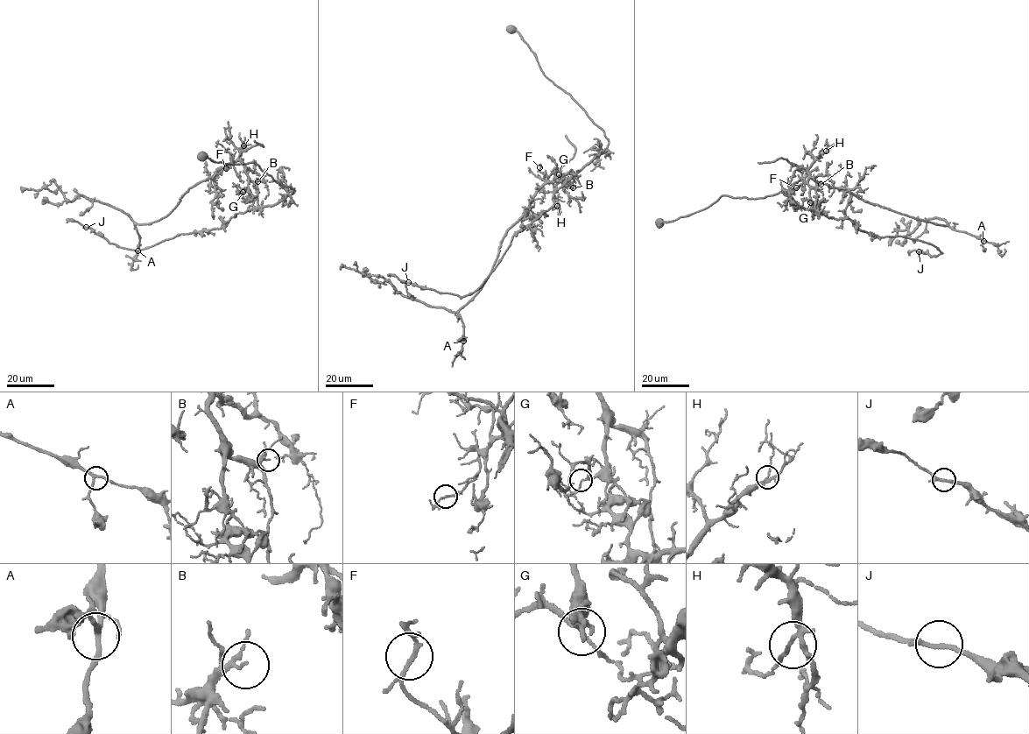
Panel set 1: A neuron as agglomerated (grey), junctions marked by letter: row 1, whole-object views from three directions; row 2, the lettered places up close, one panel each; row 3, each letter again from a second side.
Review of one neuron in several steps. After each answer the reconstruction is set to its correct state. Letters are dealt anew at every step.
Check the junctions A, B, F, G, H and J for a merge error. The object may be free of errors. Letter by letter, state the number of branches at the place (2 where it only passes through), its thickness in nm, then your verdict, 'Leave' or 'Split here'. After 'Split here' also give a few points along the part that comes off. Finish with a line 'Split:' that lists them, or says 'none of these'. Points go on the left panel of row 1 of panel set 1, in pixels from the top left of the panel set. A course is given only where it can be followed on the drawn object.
A: Branches: 3. Thickness 200 nm. Leave
B: Branches: 2. Thickness 130 nm. Leave
F: Branches: 3. Thickness 140 nm. Leave
G: Branches: 3. Thickness 140 nm. Split here. Course of the part to remove: (243, 192), (240, 195), (252, 202), (252, 208), (222, 227), (181, 234), (138, 250), (118, 247), (66, 220)
H: Branches: 3. Thickness 170 nm. Leave
J: Branches: 3. Thickness 180 nm. Leave
Split: G

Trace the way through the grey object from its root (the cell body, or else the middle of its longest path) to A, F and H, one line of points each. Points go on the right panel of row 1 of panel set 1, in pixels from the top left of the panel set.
A: (660, 223), (705, 208), (725, 194), (755, 199), (782, 192), (814, 211), (807, 172), (864, 201), (983, 241)
F: (660, 223), (705, 208), (725, 194), (755, 199), (782, 192), (815, 210), (807, 172), (796, 187)
H: (660, 223), (705, 208), (725, 194), (755, 199), (782, 192), (814, 211), (807, 172), (826, 151)

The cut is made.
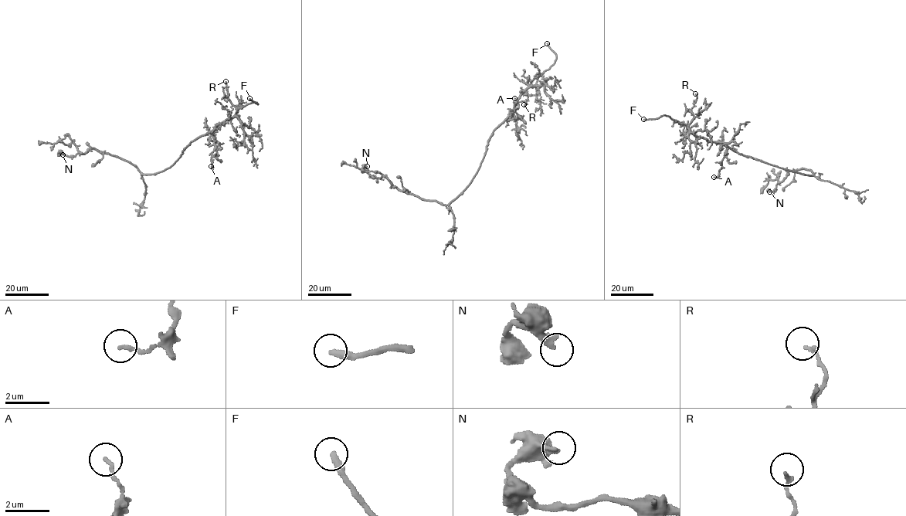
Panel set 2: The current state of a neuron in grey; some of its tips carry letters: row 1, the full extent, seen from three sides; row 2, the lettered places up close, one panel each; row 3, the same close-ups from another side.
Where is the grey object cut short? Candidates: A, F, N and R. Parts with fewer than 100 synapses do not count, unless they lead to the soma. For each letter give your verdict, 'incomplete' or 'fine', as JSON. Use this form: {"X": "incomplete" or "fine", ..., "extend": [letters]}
{"A": "fine", "F": "incomplete", "N": "fine", "R": "fine", "extend": ["F"]}

